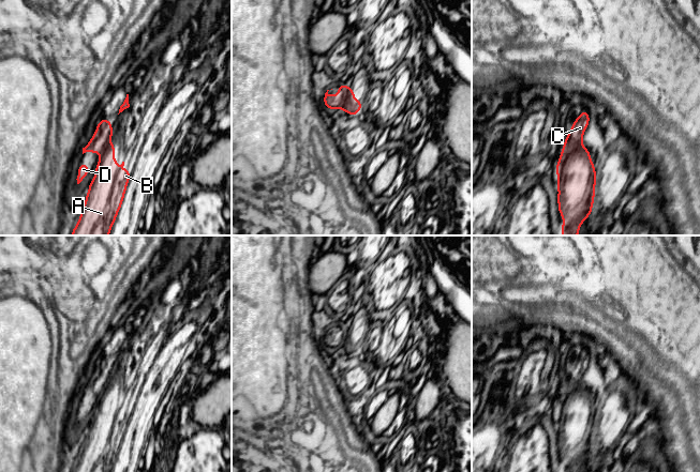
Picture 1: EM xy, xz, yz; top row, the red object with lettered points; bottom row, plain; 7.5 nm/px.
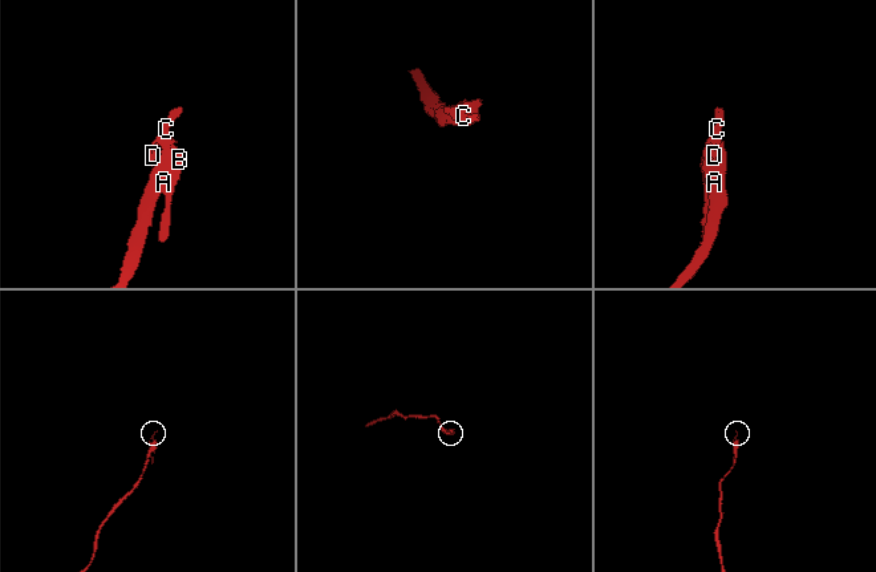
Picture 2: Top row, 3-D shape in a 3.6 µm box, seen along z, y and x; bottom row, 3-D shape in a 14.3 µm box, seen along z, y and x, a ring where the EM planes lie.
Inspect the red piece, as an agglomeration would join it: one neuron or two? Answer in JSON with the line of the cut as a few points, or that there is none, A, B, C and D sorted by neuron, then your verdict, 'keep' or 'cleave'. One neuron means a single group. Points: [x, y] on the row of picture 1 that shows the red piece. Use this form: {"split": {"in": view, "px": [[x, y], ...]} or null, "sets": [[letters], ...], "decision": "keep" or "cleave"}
{"split": {"in": "xz", "px": [[345, 86], [345, 100], [341, 108]]}, "sets": [["A", "B"], ["C", "D"]], "decision": "cleave"}

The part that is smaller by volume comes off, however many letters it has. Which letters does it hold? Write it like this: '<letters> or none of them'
C, D

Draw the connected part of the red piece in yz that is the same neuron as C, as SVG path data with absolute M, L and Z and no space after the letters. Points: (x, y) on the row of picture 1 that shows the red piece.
M582 110L581 115L572 123L572 127L565 139L565 143L563 146L564 149L575 150L582 144L582 137L589 125L589 122L589 112L586 110Z

